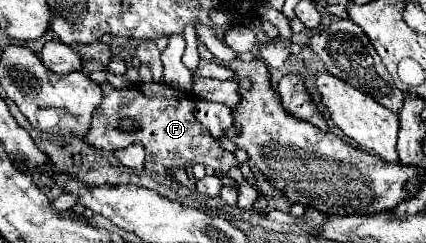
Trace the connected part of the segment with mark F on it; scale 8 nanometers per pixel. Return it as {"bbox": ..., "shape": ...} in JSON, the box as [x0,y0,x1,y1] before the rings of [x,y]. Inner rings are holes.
{"bbox":[86,82,238,176],"shape":[[[110,82],[102,84],[104,98],[102,104],[94,110],[92,126],[86,136],[94,148],[114,152],[118,148],[126,148],[132,142],[142,142],[146,150],[146,170],[166,176],[172,168],[184,168],[186,164],[204,164],[212,166],[222,176],[238,163],[234,154],[222,150],[210,132],[192,116],[192,102],[188,94],[178,88],[166,84],[136,84],[126,90],[114,88]],[[120,118],[134,118],[140,124],[136,134],[126,134],[116,130]]]}

